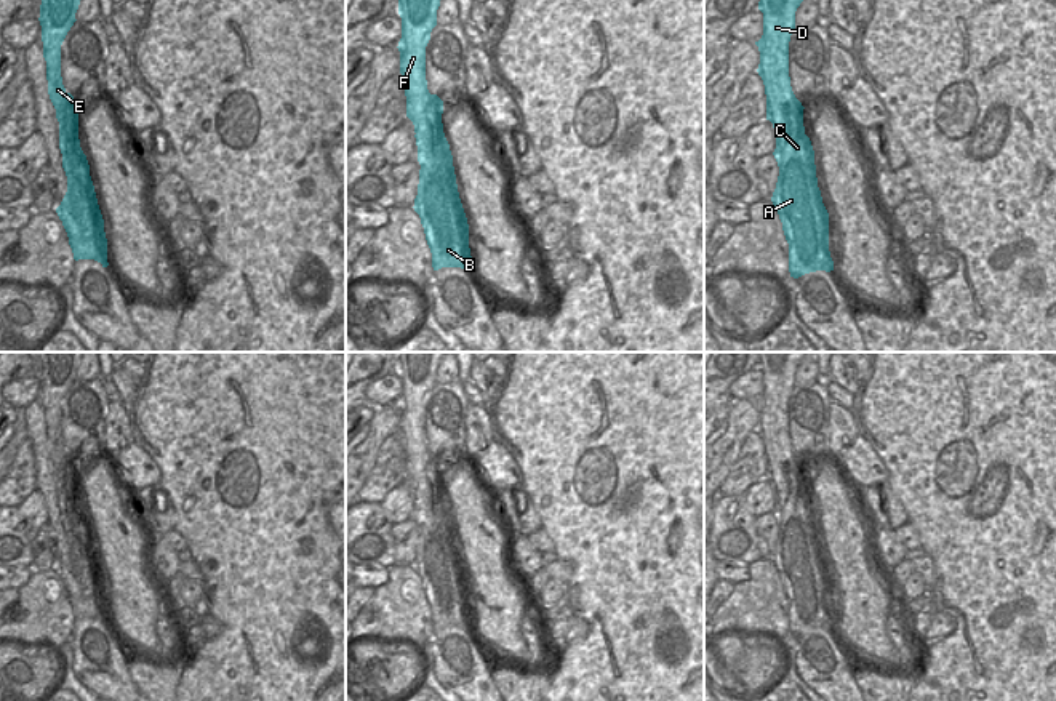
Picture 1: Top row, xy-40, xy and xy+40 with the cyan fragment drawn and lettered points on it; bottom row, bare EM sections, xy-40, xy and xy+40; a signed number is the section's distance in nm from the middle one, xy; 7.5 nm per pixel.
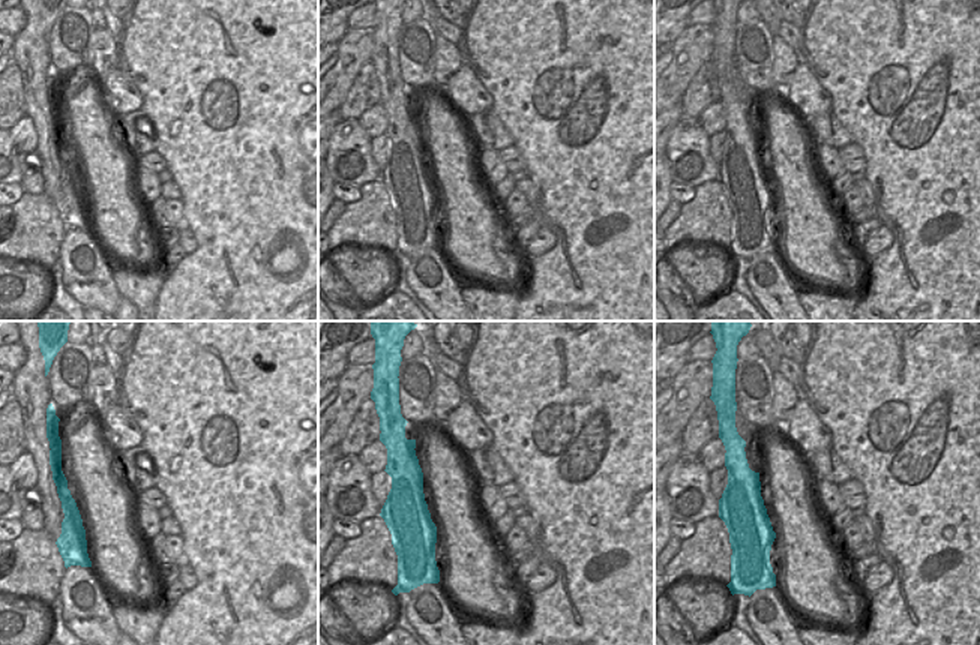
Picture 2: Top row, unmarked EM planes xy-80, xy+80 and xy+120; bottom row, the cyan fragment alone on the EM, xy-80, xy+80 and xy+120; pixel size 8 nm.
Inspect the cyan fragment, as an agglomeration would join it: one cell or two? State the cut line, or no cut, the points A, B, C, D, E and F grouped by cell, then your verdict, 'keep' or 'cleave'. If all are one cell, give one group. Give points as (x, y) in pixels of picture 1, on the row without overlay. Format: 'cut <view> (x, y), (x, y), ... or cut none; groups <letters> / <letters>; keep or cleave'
cut none; groups A B C D E F; keep

